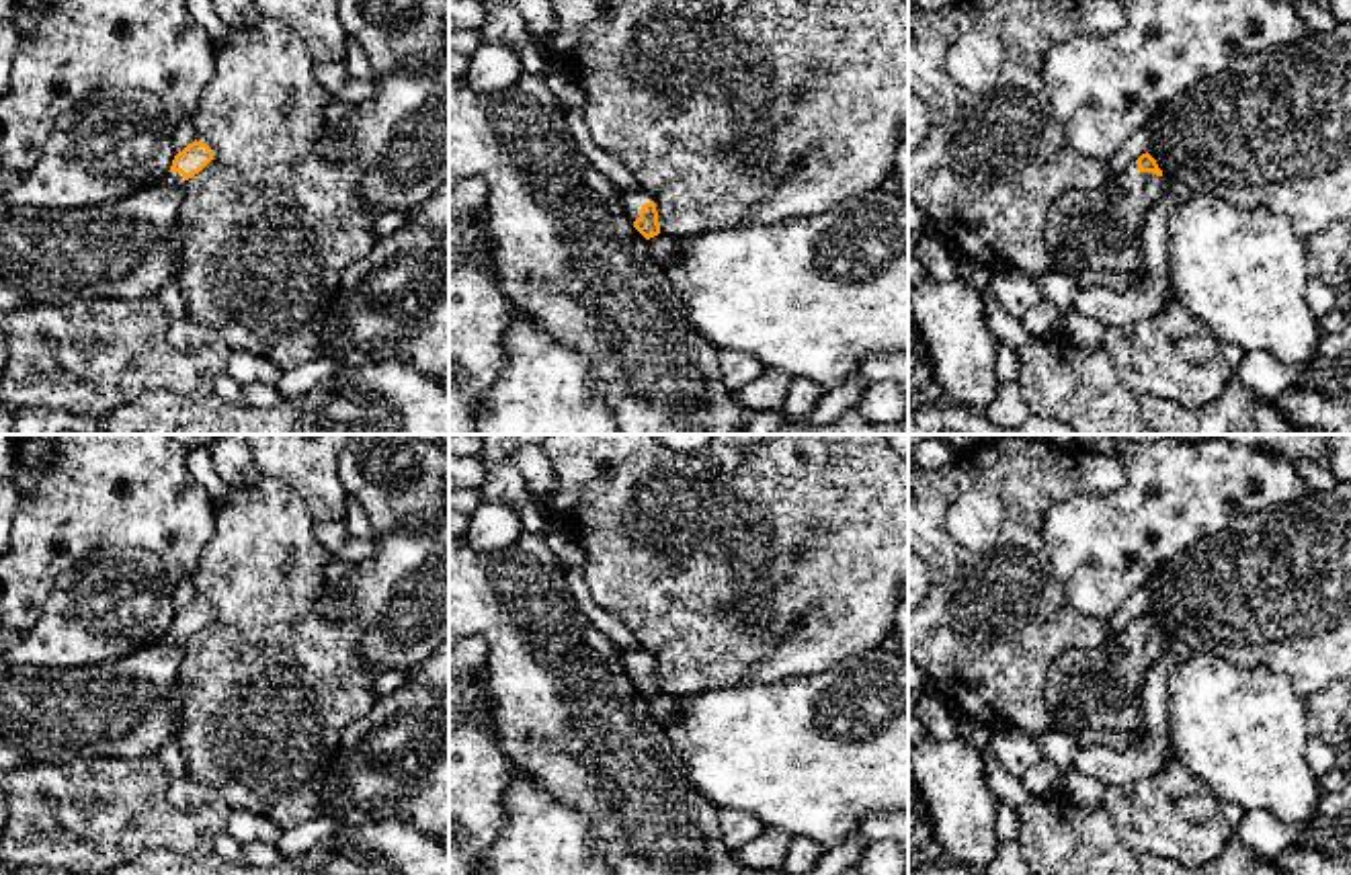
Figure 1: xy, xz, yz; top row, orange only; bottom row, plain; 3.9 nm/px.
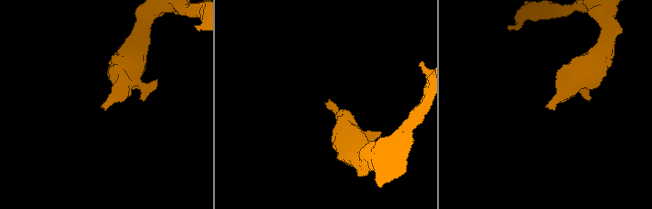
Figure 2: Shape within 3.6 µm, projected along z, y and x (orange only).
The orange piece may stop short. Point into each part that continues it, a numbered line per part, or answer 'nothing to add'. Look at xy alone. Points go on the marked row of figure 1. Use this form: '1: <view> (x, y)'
1: xy (121, 248)

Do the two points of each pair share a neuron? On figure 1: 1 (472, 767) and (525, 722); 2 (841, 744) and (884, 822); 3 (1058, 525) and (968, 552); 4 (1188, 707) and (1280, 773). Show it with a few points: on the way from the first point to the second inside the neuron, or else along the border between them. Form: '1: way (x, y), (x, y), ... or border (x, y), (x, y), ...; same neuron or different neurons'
1: border (484, 697), (490, 710), (490, 726), (513, 765); different neurons
2: border (886, 808), (868, 812), (853, 835); different neurons
3: border (1073, 496), (1044, 515), (1042, 546), (1054, 576); different neurons
4: way (1210, 707), (1257, 755); same neuron

